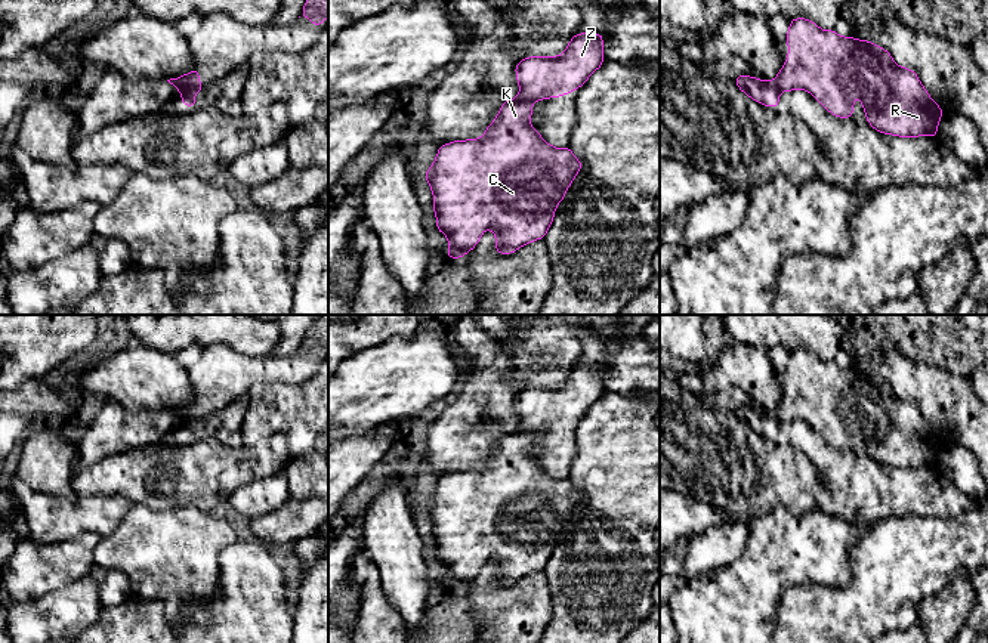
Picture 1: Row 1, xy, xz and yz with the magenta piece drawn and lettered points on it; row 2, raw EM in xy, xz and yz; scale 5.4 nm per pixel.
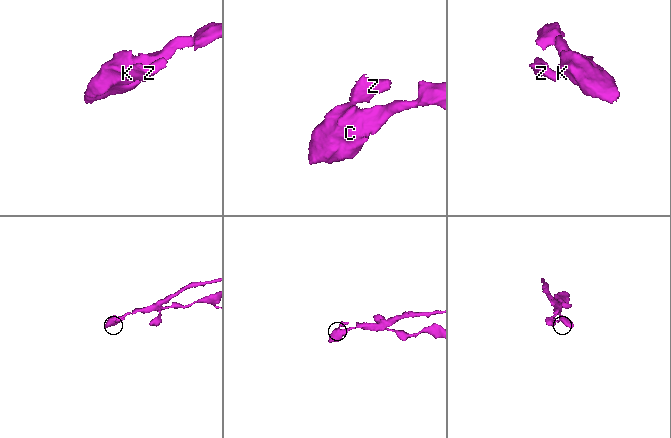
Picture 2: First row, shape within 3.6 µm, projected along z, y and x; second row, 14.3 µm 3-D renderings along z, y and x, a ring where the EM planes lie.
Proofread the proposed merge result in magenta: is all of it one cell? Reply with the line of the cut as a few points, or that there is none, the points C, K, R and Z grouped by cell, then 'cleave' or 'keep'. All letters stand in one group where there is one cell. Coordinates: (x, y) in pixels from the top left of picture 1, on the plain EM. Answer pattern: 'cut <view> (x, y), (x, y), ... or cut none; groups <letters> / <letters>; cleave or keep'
cut xy (200, 416), (191, 417), (182, 426); groups C K R / Z; cleave

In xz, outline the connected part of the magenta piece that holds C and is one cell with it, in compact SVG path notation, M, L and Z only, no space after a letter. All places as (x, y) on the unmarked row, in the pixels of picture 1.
M507 430L482 469L438 477L436 489L423 507L433 525L435 559L448 569L445 588L461 590L472 582L485 559L495 565L495 584L498 585L513 585L525 575L544 571L555 550L555 541L583 500L583 494L575 489L569 477L559 480L549 476L529 455L531 446L532 433Z

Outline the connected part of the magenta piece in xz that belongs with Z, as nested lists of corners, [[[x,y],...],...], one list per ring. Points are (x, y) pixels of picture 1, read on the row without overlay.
[[[603,365],[571,367],[559,387],[528,387],[515,396],[519,426],[516,432],[561,429],[580,420],[602,398]]]

